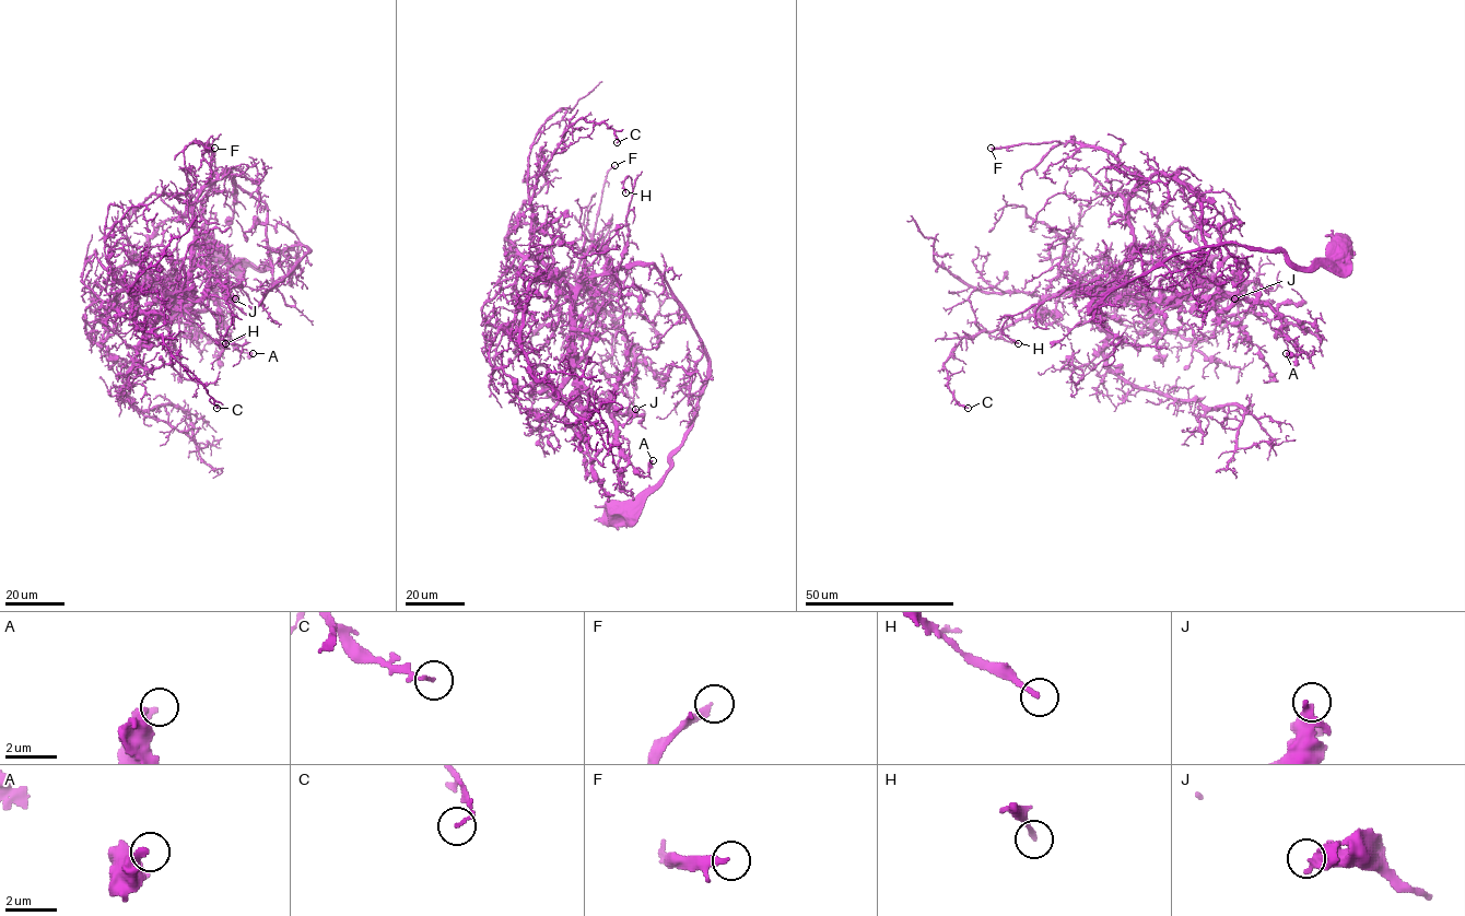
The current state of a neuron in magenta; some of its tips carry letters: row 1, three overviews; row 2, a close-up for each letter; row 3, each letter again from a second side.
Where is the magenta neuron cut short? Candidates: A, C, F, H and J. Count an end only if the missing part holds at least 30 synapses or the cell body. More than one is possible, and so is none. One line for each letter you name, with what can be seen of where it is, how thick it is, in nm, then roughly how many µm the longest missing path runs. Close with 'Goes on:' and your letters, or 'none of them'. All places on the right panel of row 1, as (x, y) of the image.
Goes on: none of them

